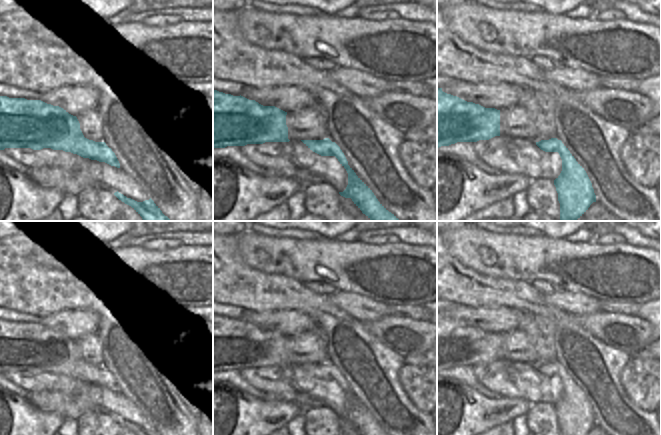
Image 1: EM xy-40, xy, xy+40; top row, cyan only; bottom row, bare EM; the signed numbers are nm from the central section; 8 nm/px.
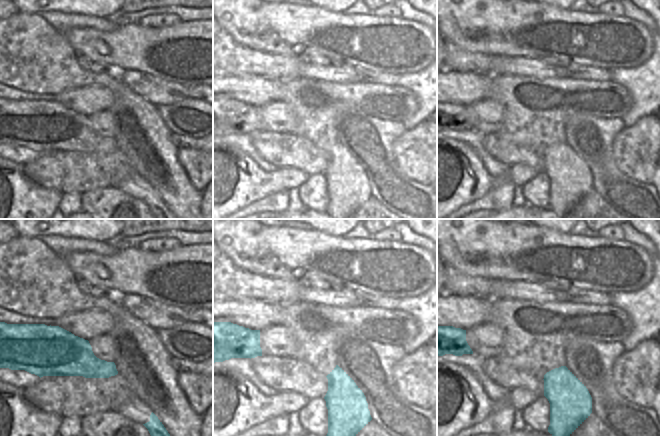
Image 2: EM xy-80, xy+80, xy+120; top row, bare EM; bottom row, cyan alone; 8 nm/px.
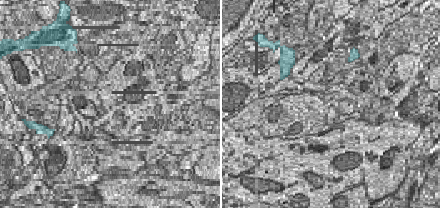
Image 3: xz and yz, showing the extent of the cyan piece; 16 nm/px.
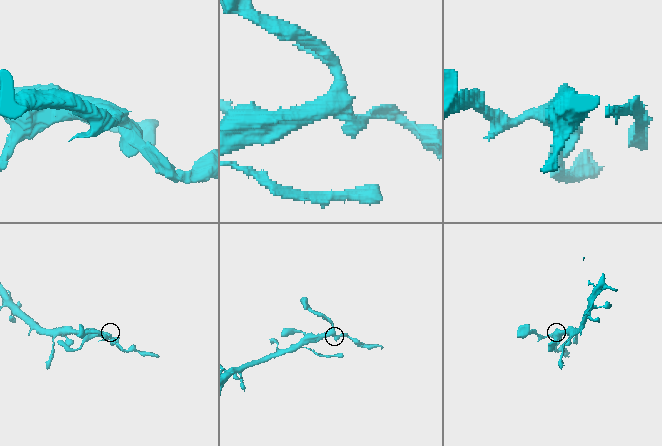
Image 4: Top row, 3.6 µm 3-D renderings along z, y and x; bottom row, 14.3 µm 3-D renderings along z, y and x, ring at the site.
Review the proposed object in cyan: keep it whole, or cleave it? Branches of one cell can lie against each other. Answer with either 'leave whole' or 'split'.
split

